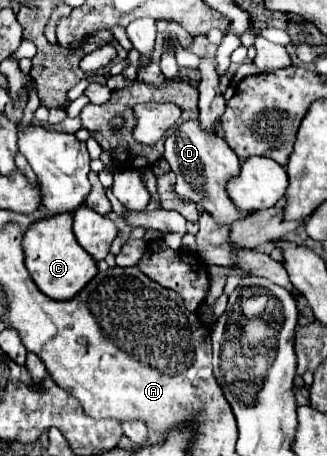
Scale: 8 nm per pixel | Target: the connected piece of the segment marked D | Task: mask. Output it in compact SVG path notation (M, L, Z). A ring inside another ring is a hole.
M186 120L166 138L164 158L168 160L172 172L178 178L176 180L178 196L190 198L202 210L208 210L216 218L216 222L226 224L226 226L230 226L236 218L246 216L246 214L240 214L232 206L232 202L226 194L226 180L240 172L240 158L232 152L232 148L216 132L212 134L212 132L204 130L198 120Z

